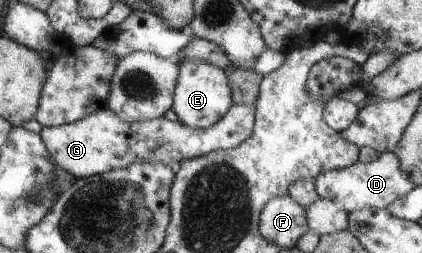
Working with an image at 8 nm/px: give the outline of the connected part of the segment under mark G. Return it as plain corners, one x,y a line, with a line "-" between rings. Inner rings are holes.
235,103
219,122
204,129
190,127
179,119
171,121
165,117
128,123
111,109
105,108
72,123
43,127
39,136
54,164
70,172
73,177
81,178
100,175
113,169
126,169
135,163
163,163
176,167
182,160
233,148
252,135
255,119
255,106

